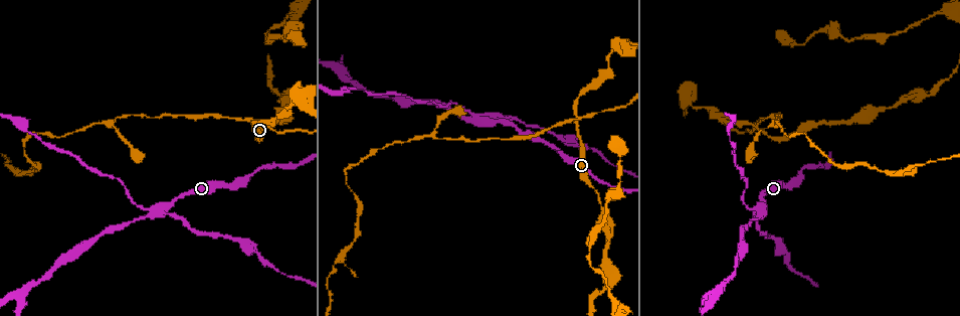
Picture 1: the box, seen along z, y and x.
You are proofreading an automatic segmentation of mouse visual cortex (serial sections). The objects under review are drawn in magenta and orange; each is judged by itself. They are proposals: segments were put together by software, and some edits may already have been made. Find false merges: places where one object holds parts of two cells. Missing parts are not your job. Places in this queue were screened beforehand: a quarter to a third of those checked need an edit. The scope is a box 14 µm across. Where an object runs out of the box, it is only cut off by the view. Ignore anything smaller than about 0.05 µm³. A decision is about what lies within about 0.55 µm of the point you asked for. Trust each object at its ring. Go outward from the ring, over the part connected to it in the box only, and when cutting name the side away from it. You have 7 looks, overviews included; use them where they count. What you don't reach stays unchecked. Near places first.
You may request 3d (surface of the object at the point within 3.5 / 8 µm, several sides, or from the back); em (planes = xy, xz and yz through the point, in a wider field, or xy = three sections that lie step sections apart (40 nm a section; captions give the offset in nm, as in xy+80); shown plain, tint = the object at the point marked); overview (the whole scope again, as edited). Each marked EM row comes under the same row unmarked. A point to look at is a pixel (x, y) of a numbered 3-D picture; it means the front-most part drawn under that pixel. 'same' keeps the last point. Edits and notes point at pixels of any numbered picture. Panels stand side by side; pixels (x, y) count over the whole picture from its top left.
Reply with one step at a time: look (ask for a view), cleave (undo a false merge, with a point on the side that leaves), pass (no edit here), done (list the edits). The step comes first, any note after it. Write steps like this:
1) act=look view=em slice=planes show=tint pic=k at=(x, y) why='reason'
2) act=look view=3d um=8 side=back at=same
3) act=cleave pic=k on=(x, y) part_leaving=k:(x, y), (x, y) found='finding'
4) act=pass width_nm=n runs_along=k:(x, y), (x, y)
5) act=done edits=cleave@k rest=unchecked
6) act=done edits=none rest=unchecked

act=look view=em slice=xy step=1 show=tint pic=1 at=(756, 127) why='looks like a crossing'

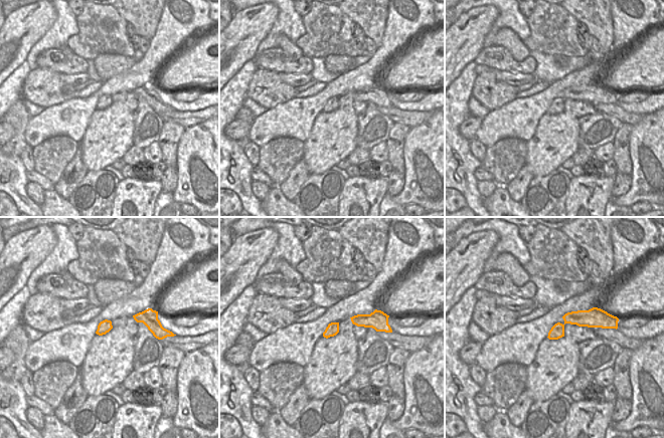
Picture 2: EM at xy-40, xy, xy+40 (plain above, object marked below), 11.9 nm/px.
act=look view=3d um=3.5 side=back at=same

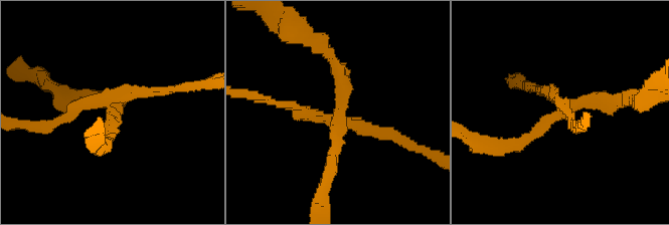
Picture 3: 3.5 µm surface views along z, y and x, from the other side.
act=cleave pic=3 on=(140, 90) arm_widths_nm=150,200,200,200 part_leaving=3:(108, 106), (130, 91), (194, 85) found='a second cell is stuck on'

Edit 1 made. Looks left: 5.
act=look view=overview

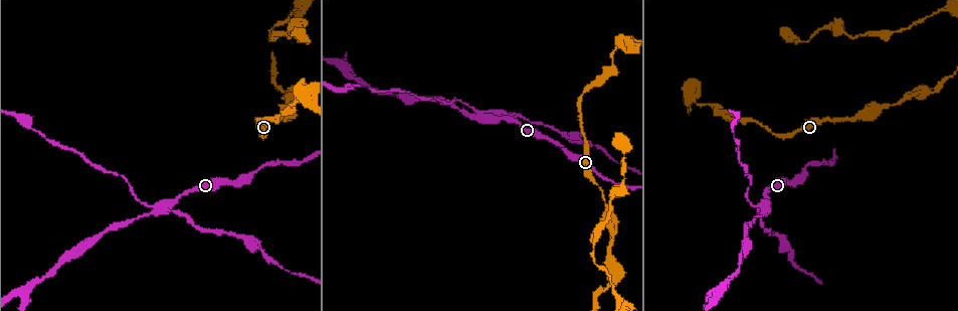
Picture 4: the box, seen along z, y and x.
act=look view=3d um=3.5 pic=4 at=(691, 95) why='a fork'

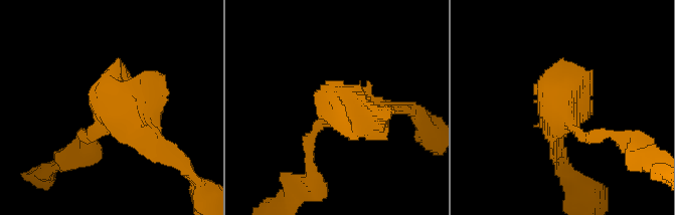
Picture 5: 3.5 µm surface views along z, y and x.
act=look view=em slice=xy step=1 show=tint pic=5 at=(115, 115)

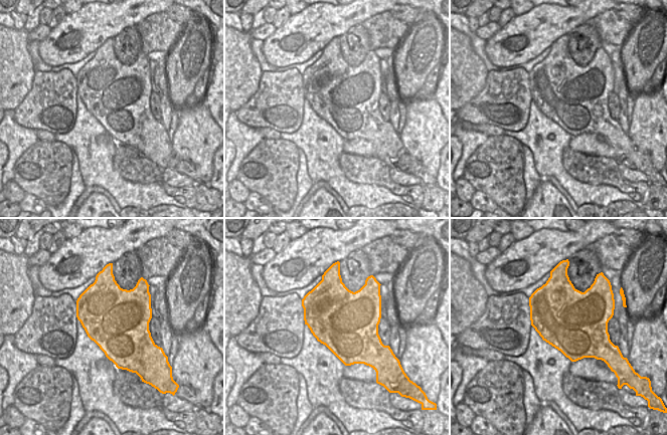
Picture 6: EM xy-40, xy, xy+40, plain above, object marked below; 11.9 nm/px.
act=pass runs_along=5:(309, 154), (309, 136), (339, 108), (391, 102) found='one cell here'

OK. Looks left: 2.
act=look view=3d um=3.5 pic=4 at=(765, 208) why='two arms at a narrow angle'

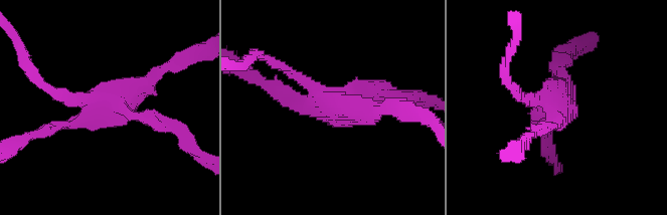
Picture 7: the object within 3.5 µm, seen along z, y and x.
act=look view=em slice=planes show=tint pic=7 at=(340, 108) arms=4 arm_widths_nm=150,200,200,250 why='need the tissue'

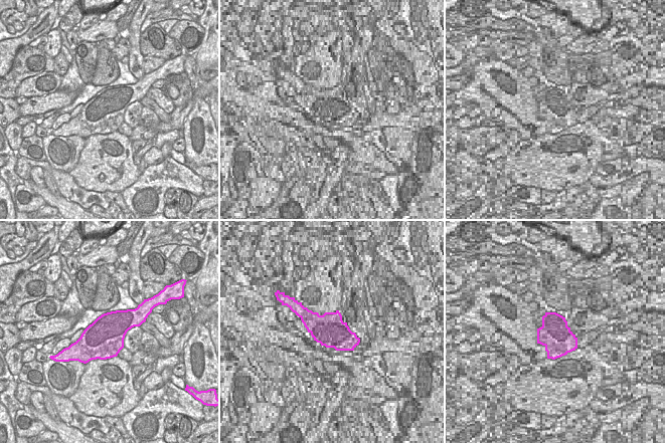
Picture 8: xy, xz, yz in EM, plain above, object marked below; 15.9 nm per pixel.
act=cleave pic=7 on=(158, 128) found='a second cell is stuck on'

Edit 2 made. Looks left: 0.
act=done edits=cleave@3,cleave@7 rest=unchecked

